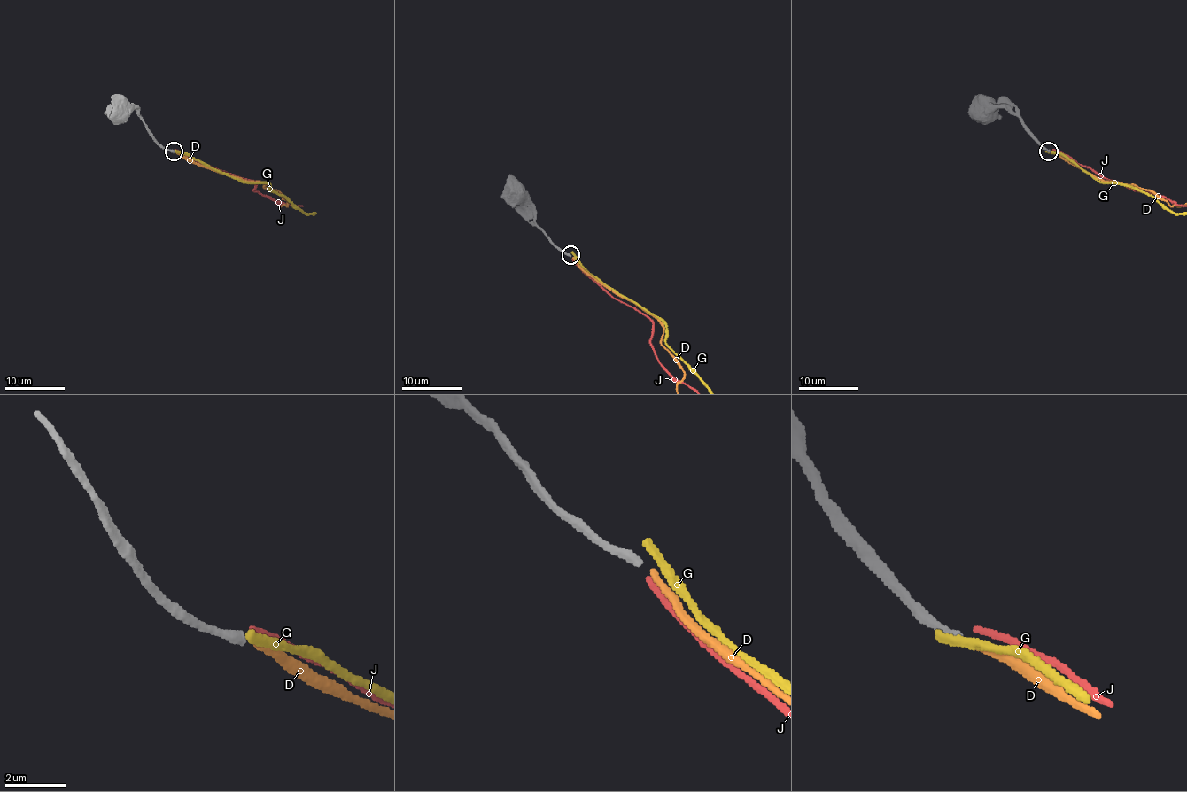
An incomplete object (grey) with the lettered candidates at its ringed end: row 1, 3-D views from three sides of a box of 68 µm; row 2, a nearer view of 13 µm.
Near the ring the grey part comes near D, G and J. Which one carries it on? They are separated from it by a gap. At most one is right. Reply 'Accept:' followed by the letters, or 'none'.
Accept: G

